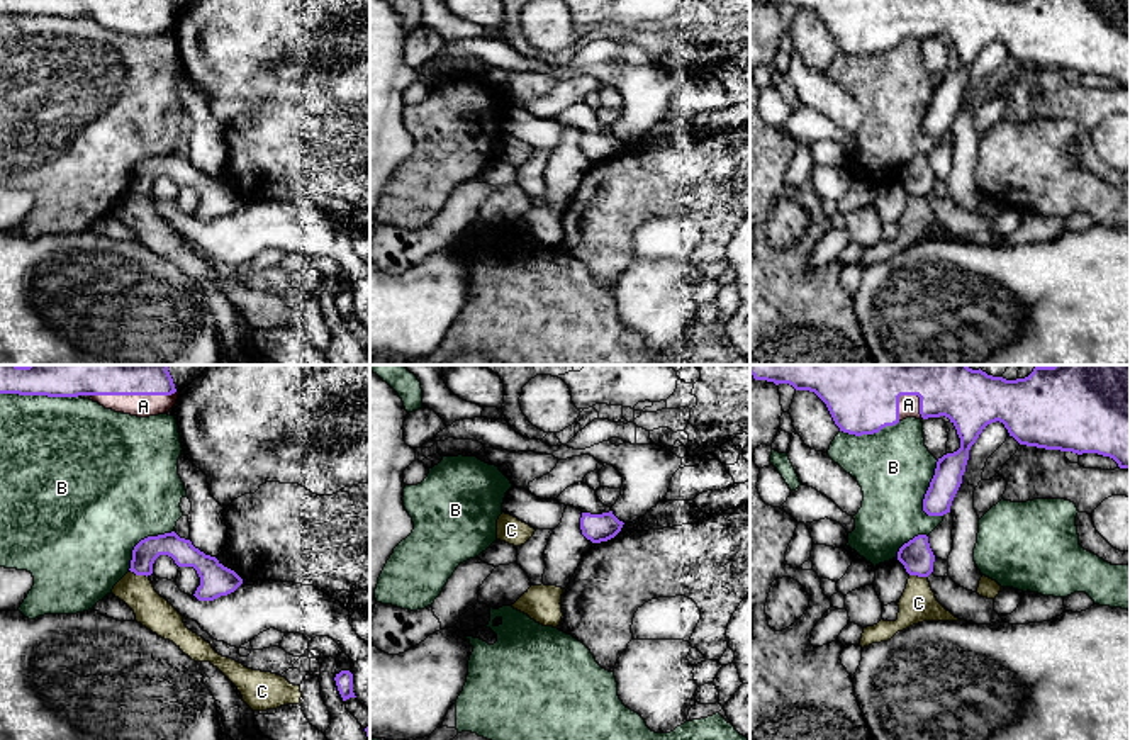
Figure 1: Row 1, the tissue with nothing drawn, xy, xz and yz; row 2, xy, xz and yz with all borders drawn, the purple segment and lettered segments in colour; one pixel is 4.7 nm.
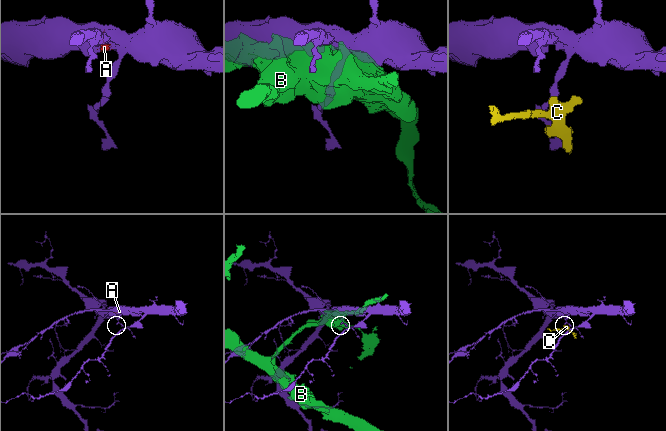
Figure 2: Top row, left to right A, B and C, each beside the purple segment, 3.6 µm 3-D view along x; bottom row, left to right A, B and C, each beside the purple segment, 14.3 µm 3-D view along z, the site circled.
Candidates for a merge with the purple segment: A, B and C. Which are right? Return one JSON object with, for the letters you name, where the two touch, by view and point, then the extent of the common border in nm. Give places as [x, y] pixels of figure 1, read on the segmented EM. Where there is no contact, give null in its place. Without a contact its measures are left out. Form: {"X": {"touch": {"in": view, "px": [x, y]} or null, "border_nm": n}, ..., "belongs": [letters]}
{"A": {"touch": {"in": "xy", "px": [134, 394]}, "border_nm": 400}, "belongs": ["A"]}

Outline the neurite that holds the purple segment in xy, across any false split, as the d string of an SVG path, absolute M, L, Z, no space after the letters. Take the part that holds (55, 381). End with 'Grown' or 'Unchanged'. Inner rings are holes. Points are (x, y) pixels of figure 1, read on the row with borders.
M0 365L0 394L88 395L105 409L149 418L175 407L180 392L168 365Z. Grown

